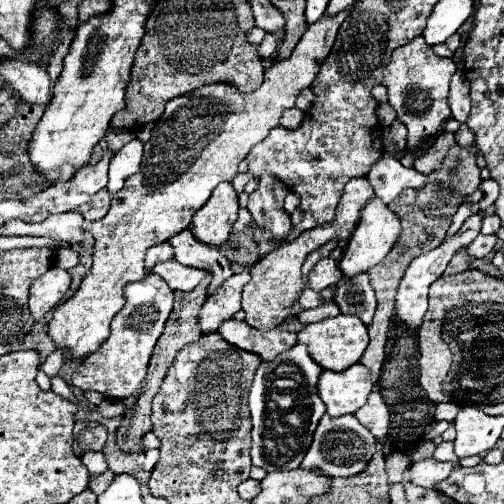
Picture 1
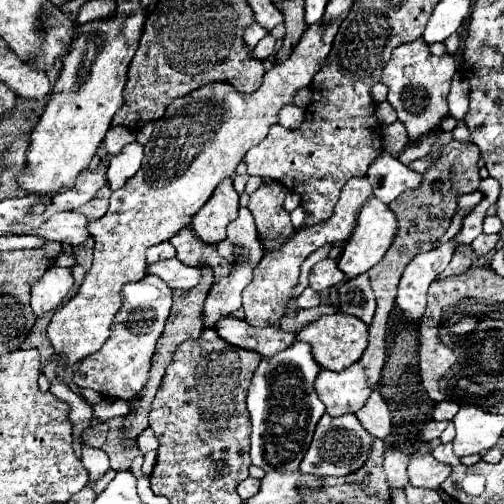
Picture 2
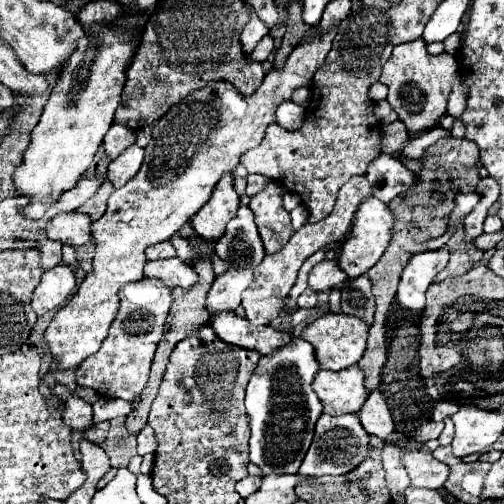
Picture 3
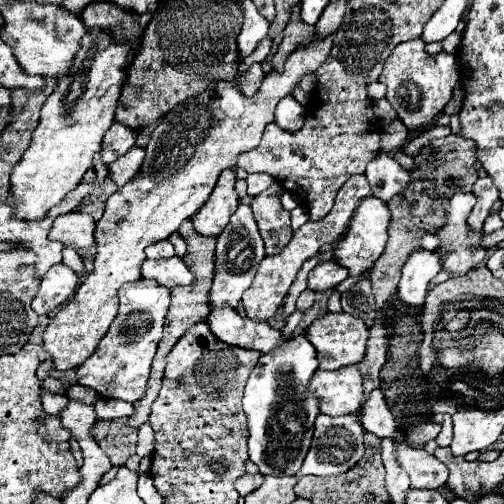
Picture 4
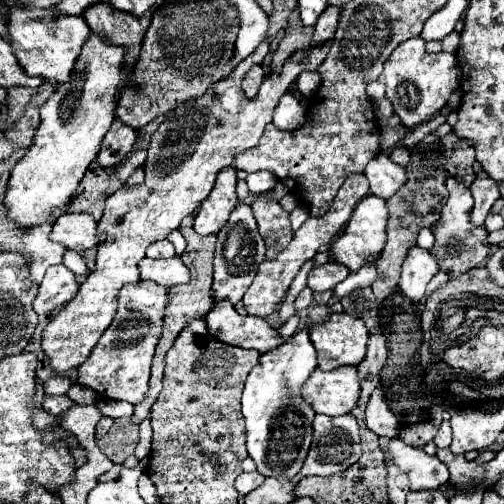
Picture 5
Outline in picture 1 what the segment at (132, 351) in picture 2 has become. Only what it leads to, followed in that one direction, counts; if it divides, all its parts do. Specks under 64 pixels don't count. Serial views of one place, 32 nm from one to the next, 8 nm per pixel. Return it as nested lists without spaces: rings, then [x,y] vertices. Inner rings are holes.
[[[146,274],[144,280],[124,286],[124,298],[126,304],[114,316],[108,340],[96,352],[88,354],[78,370],[72,374],[72,384],[82,392],[94,390],[104,394],[106,398],[122,400],[126,396],[132,396],[146,376],[148,360],[152,356],[156,340],[164,332],[164,324],[172,312],[174,292],[168,284],[164,284],[160,276]]]

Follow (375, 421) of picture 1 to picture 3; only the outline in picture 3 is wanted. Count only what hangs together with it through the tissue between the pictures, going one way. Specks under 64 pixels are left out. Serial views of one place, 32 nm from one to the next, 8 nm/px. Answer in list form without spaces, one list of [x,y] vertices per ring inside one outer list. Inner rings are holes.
[[[380,390],[370,392],[368,400],[356,412],[356,416],[360,418],[364,430],[372,436],[378,436],[378,438],[386,440],[394,432],[394,420],[392,420],[392,414],[390,414]]]

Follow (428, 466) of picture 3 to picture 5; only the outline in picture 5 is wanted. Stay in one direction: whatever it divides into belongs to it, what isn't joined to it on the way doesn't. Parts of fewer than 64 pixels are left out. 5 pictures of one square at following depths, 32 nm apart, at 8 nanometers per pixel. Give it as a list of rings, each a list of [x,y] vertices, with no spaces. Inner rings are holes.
[[[390,440],[392,462],[408,474],[410,490],[438,488],[448,480],[448,468],[436,456],[428,456],[422,448],[404,444],[402,440]]]

